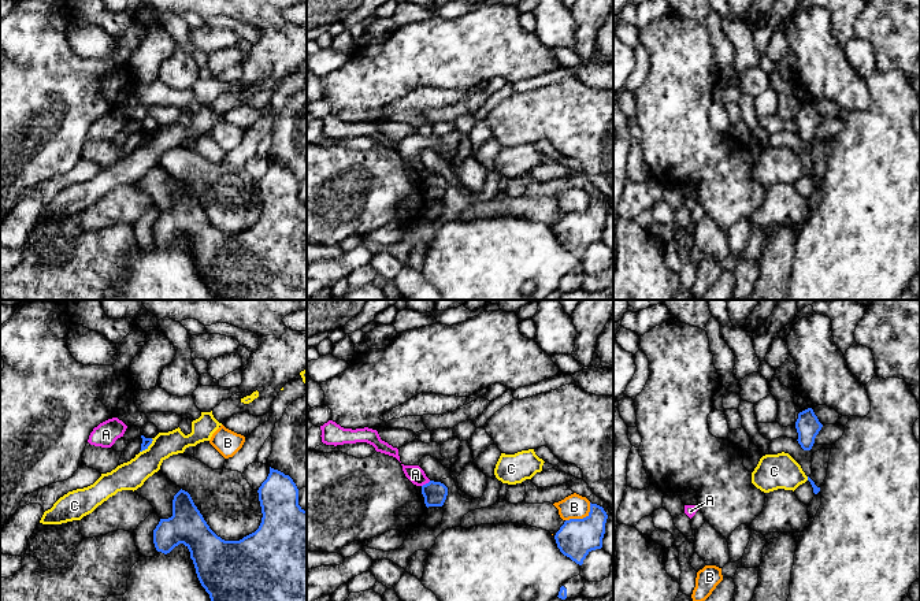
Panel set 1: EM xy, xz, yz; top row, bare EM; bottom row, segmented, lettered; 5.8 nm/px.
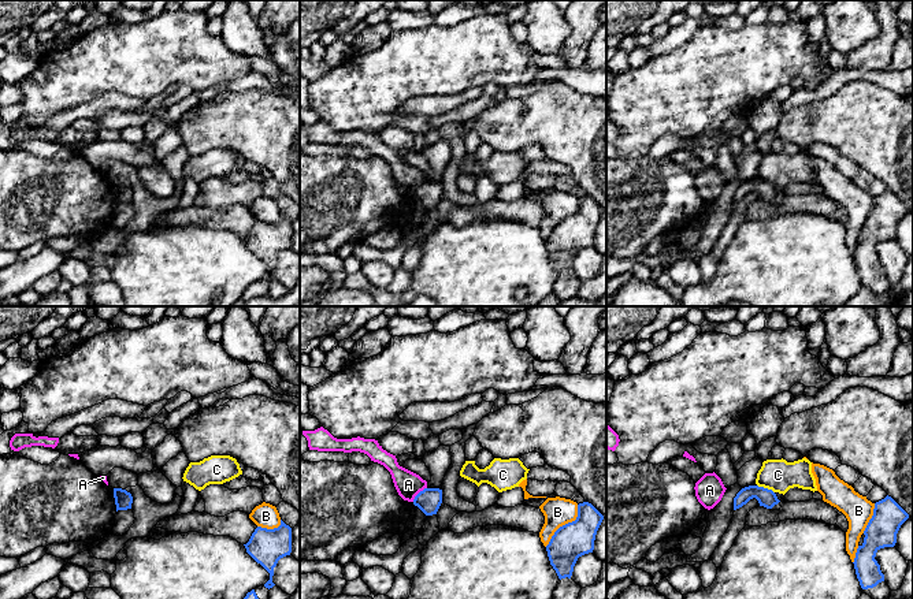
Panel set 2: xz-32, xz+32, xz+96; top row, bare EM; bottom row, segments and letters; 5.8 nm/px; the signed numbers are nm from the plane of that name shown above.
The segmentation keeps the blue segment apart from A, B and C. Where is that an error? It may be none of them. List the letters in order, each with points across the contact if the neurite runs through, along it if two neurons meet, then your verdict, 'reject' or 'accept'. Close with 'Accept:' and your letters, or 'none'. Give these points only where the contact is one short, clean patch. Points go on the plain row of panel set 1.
A: border xz (430, 174), (422, 180); reject
B: reject
C: border xy (152, 132), (140, 145); reject
Accept: none

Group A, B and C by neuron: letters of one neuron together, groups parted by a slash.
A / B / C

